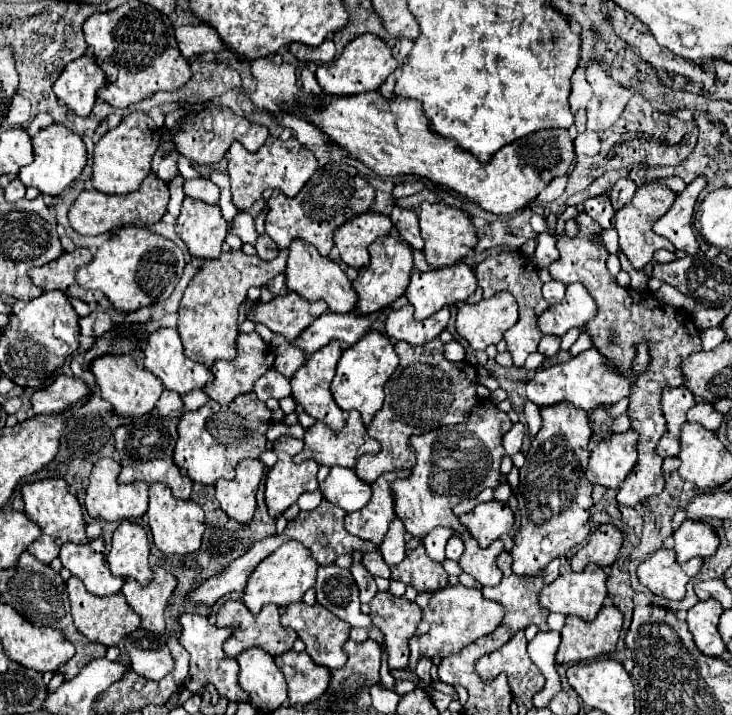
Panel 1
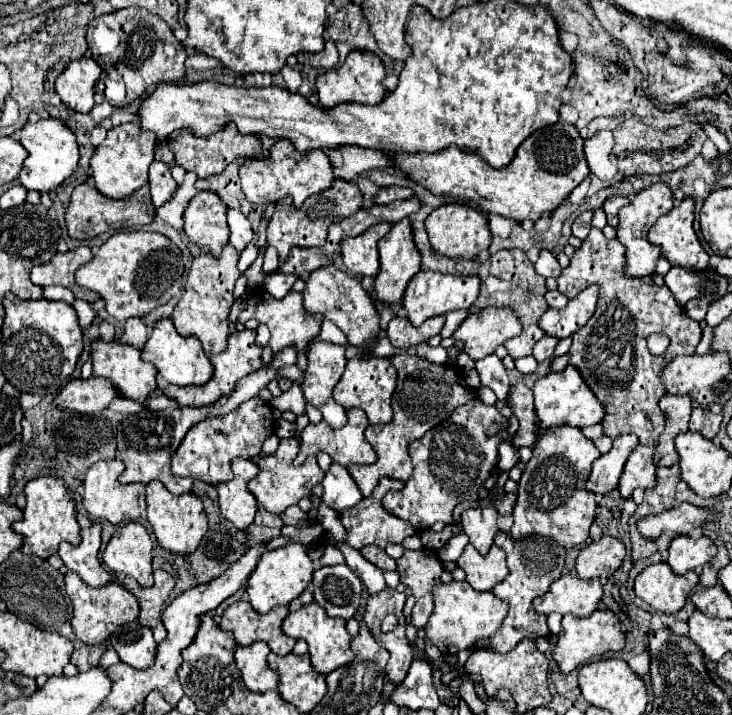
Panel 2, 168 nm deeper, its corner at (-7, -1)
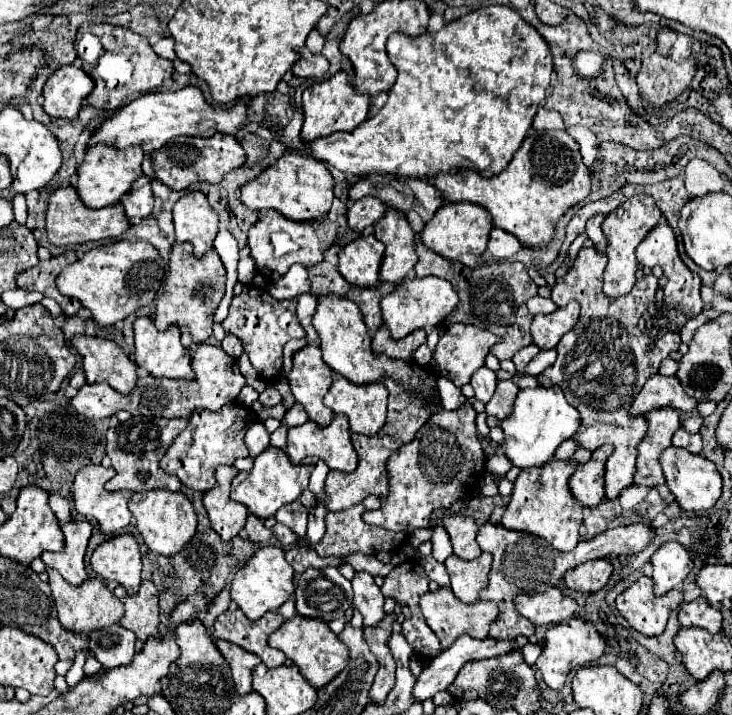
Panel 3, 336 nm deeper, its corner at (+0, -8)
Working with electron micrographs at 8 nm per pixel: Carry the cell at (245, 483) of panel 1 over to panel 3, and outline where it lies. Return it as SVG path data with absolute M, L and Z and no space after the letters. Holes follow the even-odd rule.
M218 466L216 468L216 484L202 498L210 526L222 540L234 538L246 522L248 508L244 504L230 500L230 482L236 476L234 466Z

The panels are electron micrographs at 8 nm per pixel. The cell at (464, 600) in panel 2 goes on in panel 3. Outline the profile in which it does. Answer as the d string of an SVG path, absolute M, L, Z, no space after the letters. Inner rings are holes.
M438 588L436 592L426 592L420 596L420 610L422 616L426 620L426 624L432 628L432 632L440 638L442 648L452 646L452 642L460 636L460 634L468 634L472 638L488 638L488 628L492 624L492 620L496 618L496 604L494 602L484 602L478 600L474 604L464 604L460 602L452 590L446 588Z

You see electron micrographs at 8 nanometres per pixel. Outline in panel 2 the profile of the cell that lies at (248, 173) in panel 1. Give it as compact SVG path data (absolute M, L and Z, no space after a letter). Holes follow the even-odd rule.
M287 139L279 140L273 145L267 159L245 159L245 163L239 169L239 177L241 177L243 193L249 203L265 205L291 195L295 207L301 207L309 195L327 189L335 179L329 165L329 157L321 149L299 153Z

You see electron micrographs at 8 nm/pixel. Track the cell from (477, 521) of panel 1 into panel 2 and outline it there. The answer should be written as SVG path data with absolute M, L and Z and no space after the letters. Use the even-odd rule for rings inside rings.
M491 505L477 507L477 509L467 509L461 515L463 533L469 537L473 547L479 549L481 553L489 551L489 547L493 545L495 535L499 533L497 519L499 519L499 511Z

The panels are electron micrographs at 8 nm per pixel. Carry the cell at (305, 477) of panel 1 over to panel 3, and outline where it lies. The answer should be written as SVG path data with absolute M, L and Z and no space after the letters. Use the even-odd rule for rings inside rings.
M270 446L260 456L256 456L254 468L250 472L236 474L236 478L232 480L232 486L230 486L230 498L234 502L244 504L260 520L266 520L266 518L274 516L280 506L290 504L300 498L302 490L308 486L310 472L312 472L310 466L304 466L304 464L296 466L290 462L290 458L286 456L284 450Z

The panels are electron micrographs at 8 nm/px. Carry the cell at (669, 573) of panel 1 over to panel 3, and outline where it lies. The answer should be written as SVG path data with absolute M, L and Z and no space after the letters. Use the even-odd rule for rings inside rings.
M642 576L616 598L618 612L626 618L632 630L644 636L660 636L668 616L682 604L682 592L670 590L664 596L652 594L652 578Z

